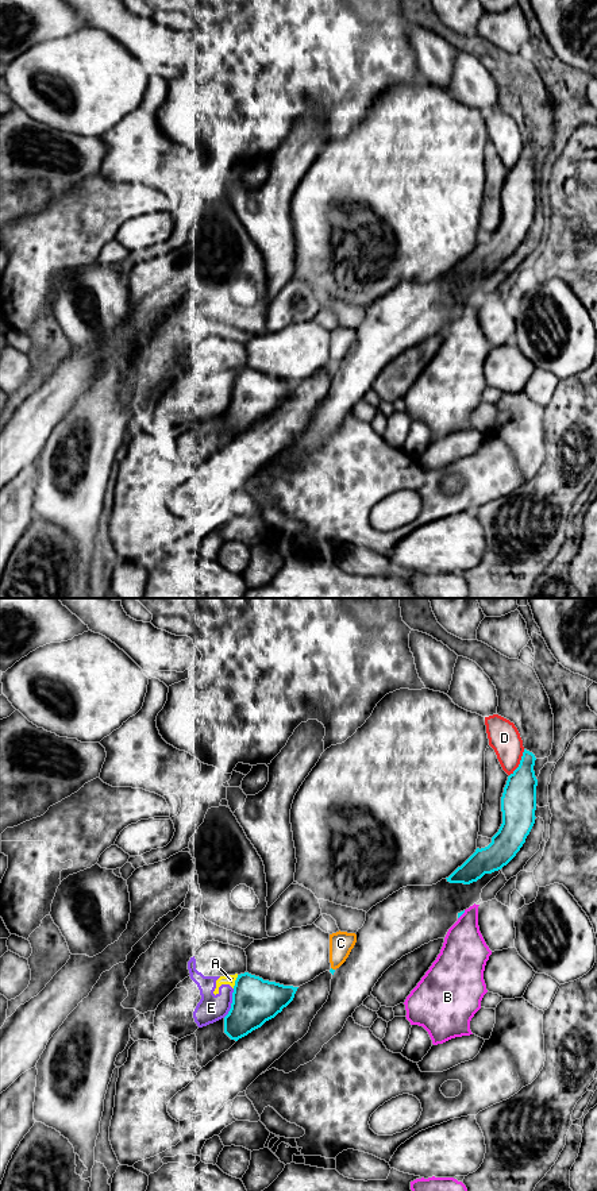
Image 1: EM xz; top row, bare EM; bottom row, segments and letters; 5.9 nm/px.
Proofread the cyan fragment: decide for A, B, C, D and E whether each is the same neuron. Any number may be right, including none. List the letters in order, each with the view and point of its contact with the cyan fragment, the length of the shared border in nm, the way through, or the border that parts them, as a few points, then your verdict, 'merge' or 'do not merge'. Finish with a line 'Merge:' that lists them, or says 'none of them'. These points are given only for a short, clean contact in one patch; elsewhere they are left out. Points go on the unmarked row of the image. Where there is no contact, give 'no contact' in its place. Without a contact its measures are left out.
A: meets cyan in xz at (235, 377); contact 90 nm long; border along xz (238, 370), (232, 382); do not merge
B: meets cyan in xz at (462, 308); contact 70 nm long; border along xz (465, 305), (458, 313); do not merge
C: meets cyan in xz at (331, 363); contact 30 nm long; border along xz (331, 362), (334, 365); do not merge
D: meets cyan in xz at (520, 158); contact 180 nm long; border along xz (524, 145), (519, 161), (509, 170); do not merge
E: meets cyan in xz at (231, 399); contact 190 nm long; do not merge
Merge: none of them

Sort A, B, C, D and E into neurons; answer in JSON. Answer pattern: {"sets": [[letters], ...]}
{"sets": [["A", "E"], ["B"], ["C"], ["D"]]}

